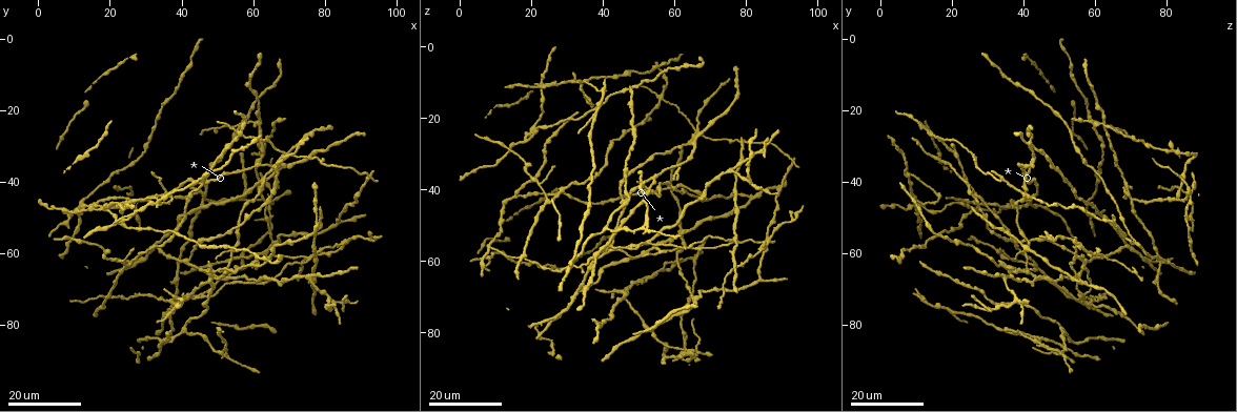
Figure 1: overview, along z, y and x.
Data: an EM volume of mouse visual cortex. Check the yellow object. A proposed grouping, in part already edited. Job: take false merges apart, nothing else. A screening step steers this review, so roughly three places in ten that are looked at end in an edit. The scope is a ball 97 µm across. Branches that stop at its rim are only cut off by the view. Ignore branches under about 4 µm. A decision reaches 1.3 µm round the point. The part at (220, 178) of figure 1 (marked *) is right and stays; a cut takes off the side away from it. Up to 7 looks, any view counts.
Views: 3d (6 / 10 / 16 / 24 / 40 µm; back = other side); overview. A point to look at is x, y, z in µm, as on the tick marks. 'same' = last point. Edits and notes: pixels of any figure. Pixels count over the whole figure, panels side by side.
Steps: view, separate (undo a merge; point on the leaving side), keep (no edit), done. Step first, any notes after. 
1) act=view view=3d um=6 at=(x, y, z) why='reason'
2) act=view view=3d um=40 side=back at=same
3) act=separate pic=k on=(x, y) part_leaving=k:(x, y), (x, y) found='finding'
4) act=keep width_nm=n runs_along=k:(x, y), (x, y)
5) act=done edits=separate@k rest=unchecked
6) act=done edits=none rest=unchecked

act=view view=3d um=16 at=(41.5, 73.5, 55.5) why='calibre changes'

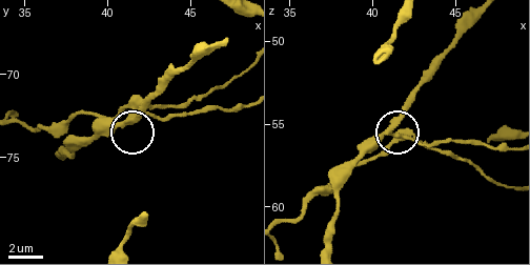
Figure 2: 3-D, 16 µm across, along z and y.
act=view view=3d um=6 at=(41.0, 73.0, 55.3)

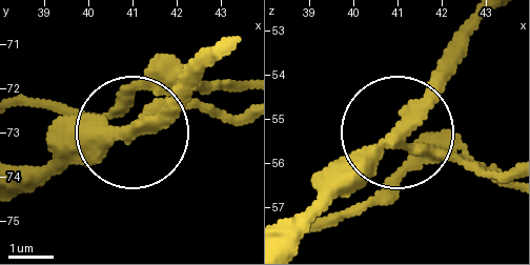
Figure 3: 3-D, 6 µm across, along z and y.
act=separate pic=3 on=(449, 146) width_nm=260 part_leaving=3:(399, 148), (508, 171) found='two neurons meet here'

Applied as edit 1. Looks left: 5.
act=view view=3d um=24 at=(8.0, 51.5, 59.0) why='three-way junction'

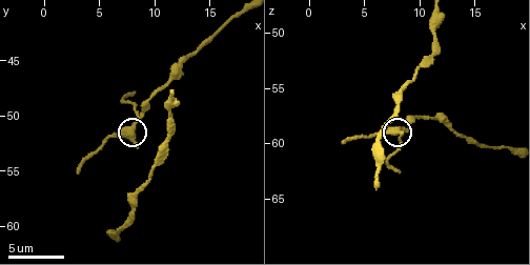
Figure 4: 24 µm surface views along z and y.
act=view view=3d um=10 at=(7.6, 51.2, 58.6)

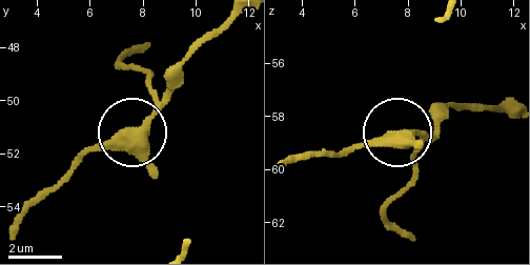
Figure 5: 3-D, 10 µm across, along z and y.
act=keep width_nm=380 found='continuous, no second neuron'

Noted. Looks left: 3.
act=view view=3d um=16 at=(21.5, 61.5, 38.5) why='three arms meet'

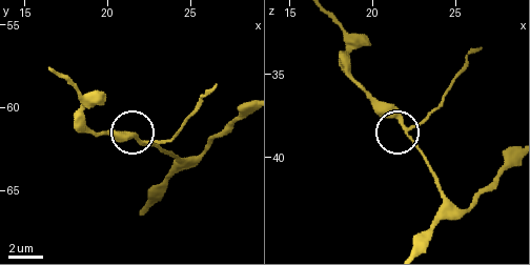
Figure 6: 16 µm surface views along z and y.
act=view view=3d um=6 at=(22.0, 61.8, 38.0)

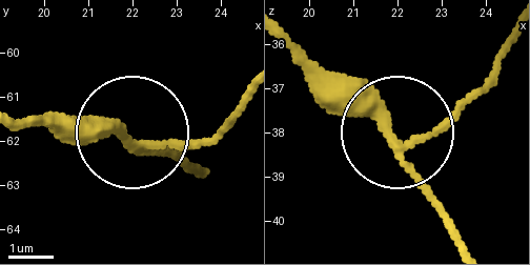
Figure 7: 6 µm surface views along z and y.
act=keep width_nm=180 runs_along=7:(466, 246), (398, 144), (443, 129), (495, 80) found='continuous, no second neuron'

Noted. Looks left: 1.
act=done edits=separate@3 rest=unchecked

